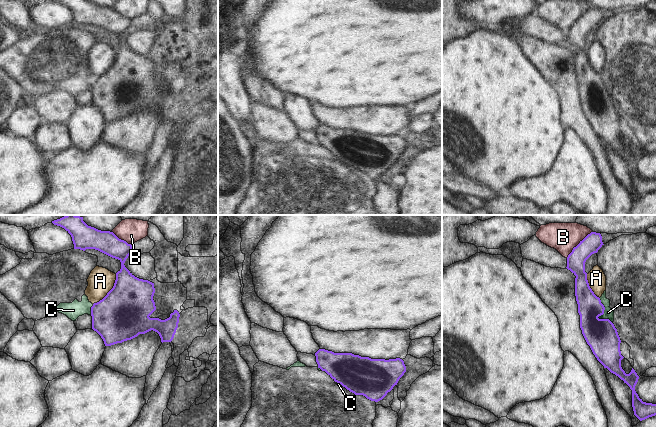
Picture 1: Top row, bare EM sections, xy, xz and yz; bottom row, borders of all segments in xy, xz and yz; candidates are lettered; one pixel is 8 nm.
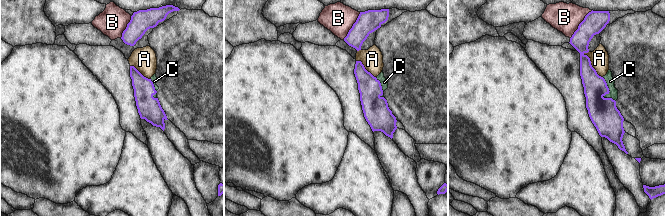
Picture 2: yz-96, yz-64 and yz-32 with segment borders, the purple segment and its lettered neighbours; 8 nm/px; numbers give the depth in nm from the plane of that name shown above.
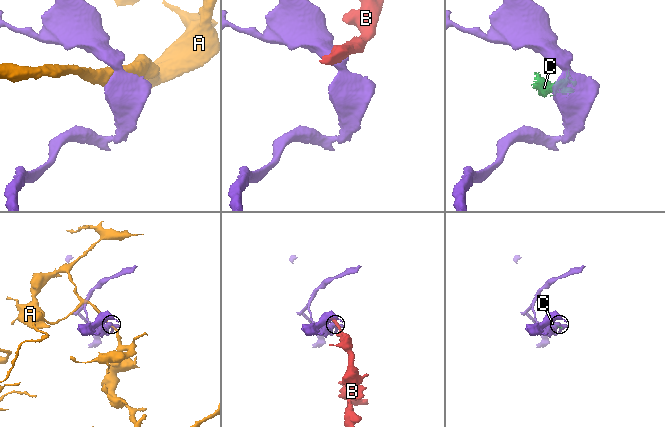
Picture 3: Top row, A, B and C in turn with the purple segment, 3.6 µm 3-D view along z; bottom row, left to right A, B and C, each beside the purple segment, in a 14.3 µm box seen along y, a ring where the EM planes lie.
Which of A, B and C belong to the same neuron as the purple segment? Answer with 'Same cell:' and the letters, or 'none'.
Same cell: none

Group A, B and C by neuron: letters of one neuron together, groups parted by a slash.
A / B / C

